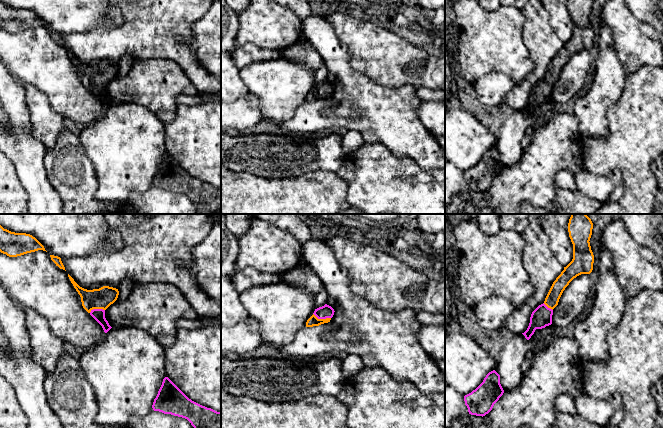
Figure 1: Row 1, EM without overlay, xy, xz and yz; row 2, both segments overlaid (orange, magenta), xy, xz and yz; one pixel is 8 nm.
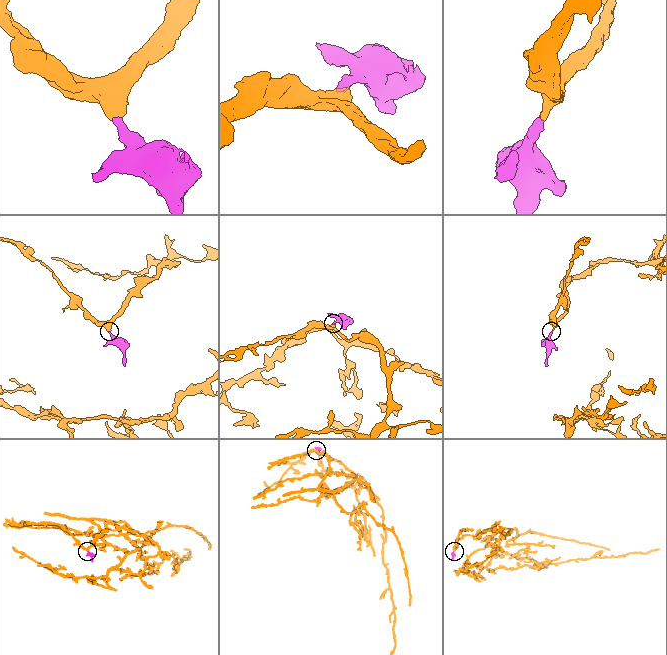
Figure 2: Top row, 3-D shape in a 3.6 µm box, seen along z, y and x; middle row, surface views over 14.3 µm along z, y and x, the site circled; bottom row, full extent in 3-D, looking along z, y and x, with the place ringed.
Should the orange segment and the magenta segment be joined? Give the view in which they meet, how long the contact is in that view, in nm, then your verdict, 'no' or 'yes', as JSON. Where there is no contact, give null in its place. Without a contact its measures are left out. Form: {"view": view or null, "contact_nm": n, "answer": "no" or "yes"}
{"view": "xz", "contact_nm": 150, "answer": "yes"}

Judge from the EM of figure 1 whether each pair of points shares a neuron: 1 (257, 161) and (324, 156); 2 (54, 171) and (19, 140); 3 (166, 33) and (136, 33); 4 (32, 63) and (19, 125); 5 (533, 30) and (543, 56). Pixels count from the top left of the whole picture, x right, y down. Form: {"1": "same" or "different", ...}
{"1": "same", "2": "different", "3": "same", "4": "different", "5": "same"}

